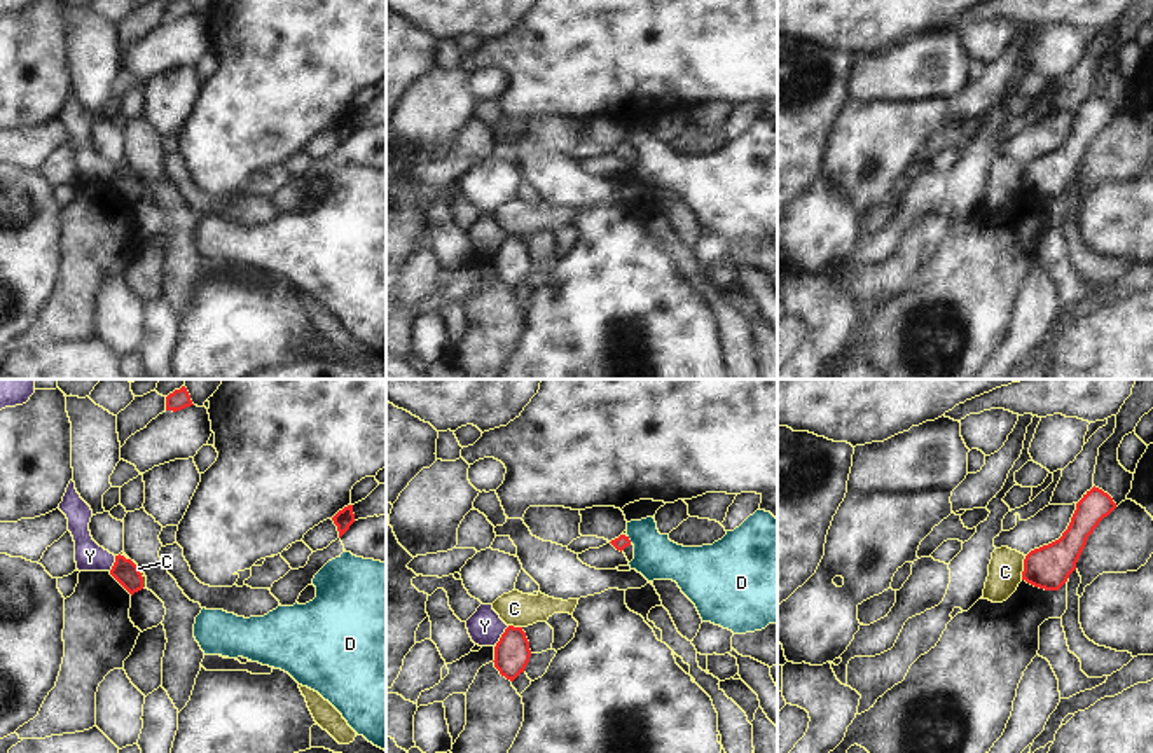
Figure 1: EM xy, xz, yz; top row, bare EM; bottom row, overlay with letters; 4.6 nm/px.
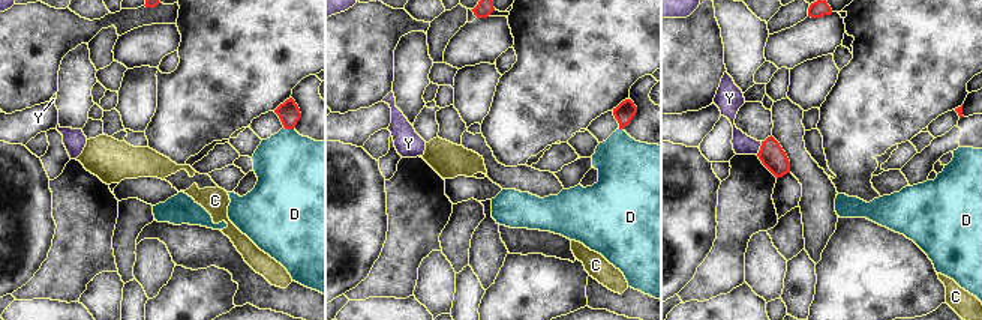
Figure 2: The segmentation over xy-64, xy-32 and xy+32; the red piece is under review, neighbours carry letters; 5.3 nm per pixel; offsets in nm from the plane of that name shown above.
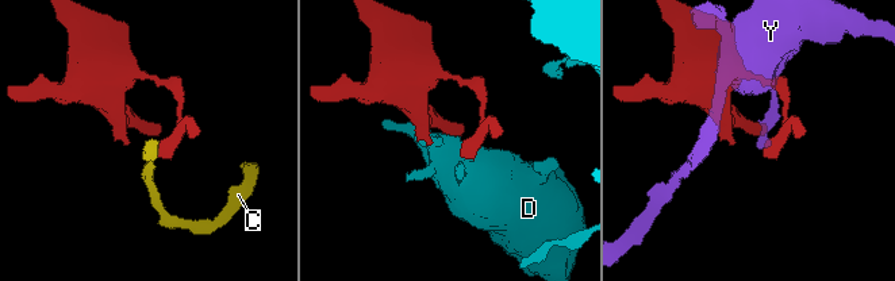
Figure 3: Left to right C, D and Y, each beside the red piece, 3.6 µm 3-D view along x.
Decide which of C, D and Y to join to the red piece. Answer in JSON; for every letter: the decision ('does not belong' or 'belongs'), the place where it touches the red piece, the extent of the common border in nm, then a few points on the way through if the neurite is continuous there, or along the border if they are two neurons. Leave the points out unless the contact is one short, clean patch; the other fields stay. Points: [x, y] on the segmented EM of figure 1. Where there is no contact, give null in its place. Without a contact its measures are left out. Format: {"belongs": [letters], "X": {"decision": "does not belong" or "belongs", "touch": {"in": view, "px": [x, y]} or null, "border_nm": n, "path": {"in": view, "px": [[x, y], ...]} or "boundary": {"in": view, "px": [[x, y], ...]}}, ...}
{"belongs": [], "C": {"decision": "does not belong", "touch": {"in": "yz", "px": [1024, 568]}, "border_nm": 110, "boundary": {"in": "yz", "px": [[1026, 556], [1021, 579]]}}, "D": {"decision": "does not belong", "touch": {"in": "xz", "px": [628, 538]}, "border_nm": 40}, "Y": {"decision": "does not belong", "touch": {"in": "xz", "px": [502, 636]}, "border_nm": 120, "boundary": {"in": "xz", "px": [[509, 626], [495, 647]]}}}

